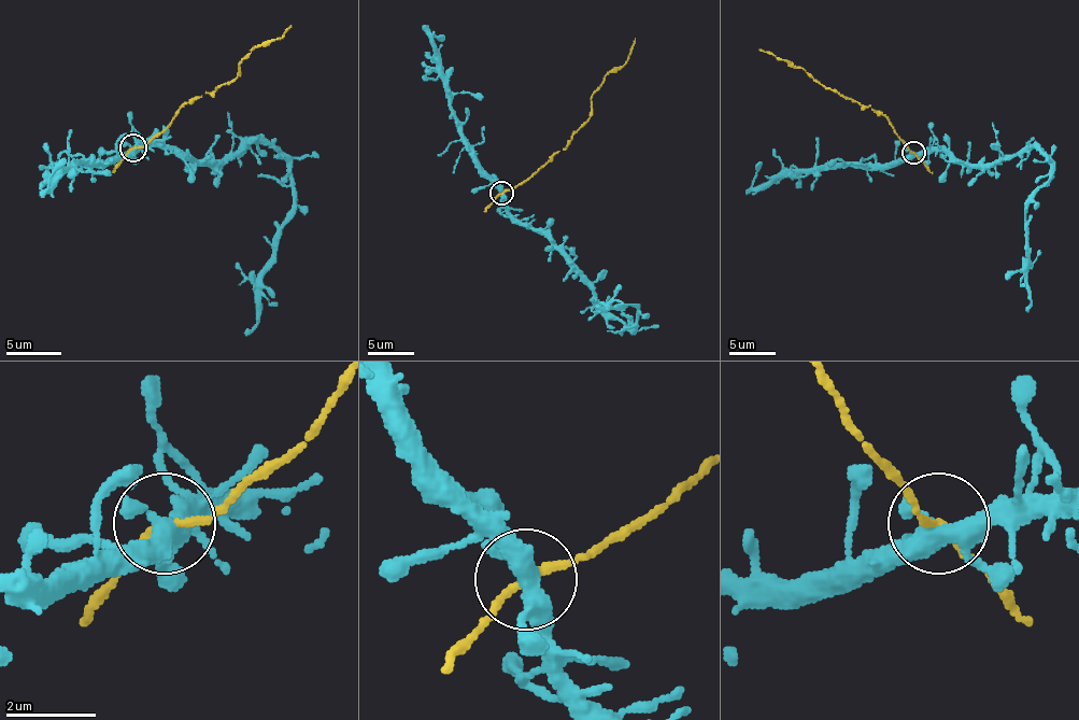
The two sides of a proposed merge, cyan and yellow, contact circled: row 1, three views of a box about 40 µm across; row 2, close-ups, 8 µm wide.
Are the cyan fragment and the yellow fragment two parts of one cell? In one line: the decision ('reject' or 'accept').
reject

